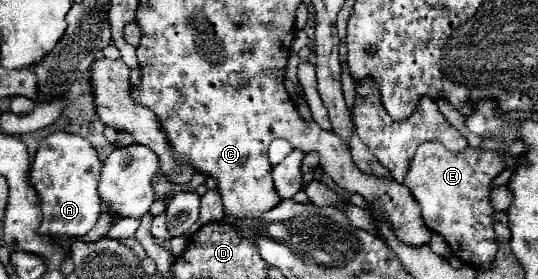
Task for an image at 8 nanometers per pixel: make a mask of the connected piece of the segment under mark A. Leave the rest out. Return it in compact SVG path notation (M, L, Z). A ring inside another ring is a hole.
M55 131L41 139L31 165L31 181L43 209L43 221L39 227L41 235L75 239L87 235L93 229L101 215L101 203L97 193L99 171L101 161L95 147L81 135Z

